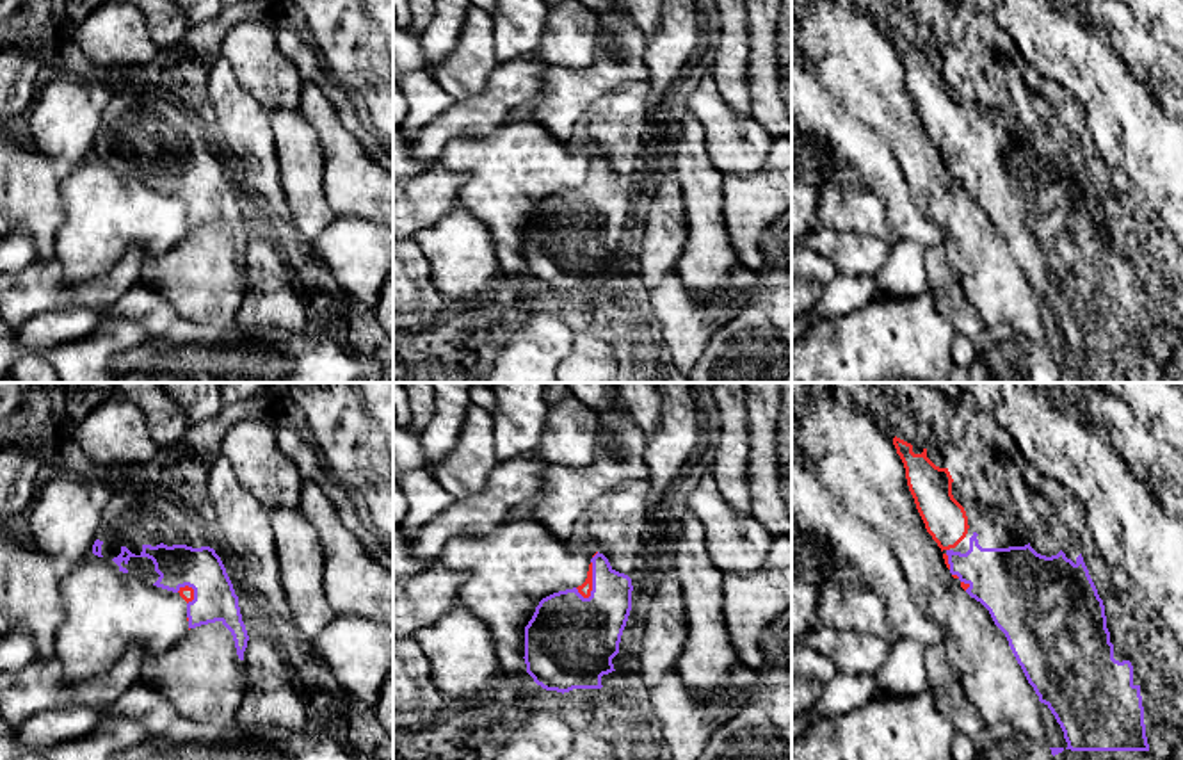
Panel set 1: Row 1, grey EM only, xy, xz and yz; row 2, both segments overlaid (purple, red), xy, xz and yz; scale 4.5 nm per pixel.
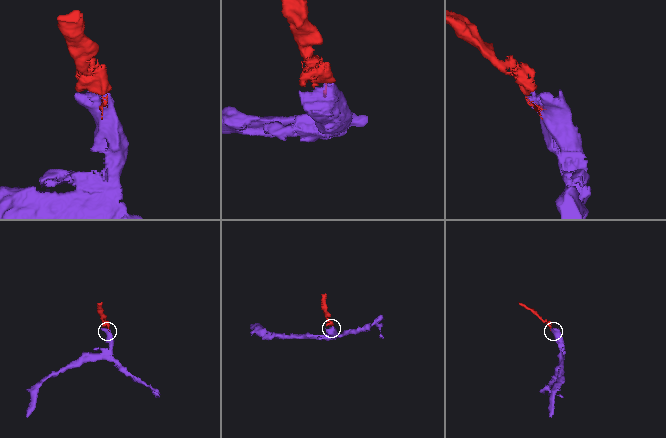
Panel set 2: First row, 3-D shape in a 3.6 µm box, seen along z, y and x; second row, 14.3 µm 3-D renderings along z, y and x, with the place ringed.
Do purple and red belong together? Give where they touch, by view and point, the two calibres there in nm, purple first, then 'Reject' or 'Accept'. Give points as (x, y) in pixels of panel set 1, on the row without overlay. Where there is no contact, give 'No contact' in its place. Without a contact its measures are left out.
Touches purple at xz (593, 182). Thickness 340 nm (purple) against 60 nm. Accept

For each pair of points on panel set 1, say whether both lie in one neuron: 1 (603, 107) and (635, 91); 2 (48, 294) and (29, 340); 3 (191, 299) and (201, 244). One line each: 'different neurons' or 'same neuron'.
1: same neuron
2: different neurons
3: same neuron

